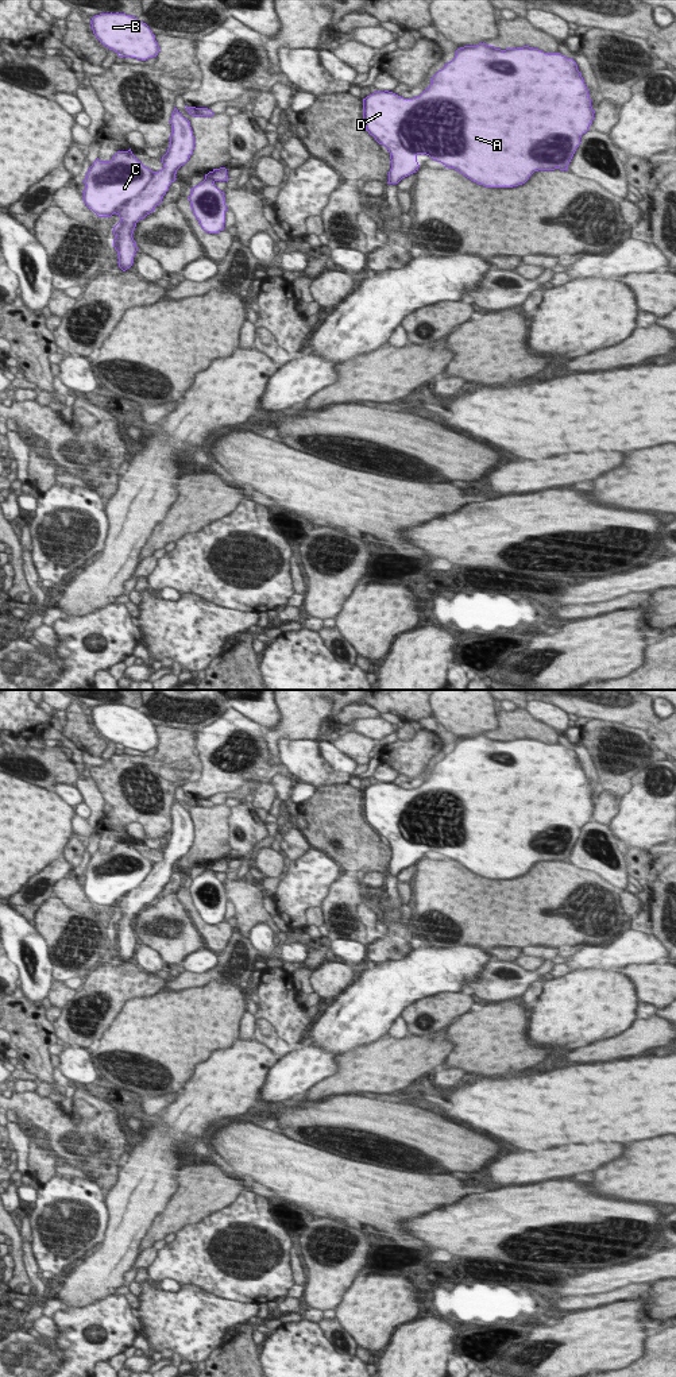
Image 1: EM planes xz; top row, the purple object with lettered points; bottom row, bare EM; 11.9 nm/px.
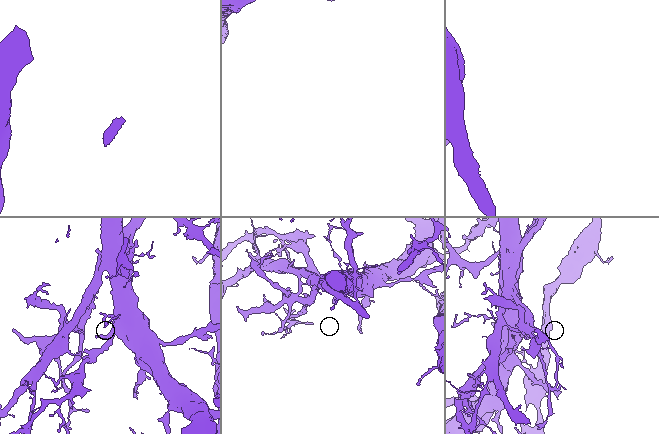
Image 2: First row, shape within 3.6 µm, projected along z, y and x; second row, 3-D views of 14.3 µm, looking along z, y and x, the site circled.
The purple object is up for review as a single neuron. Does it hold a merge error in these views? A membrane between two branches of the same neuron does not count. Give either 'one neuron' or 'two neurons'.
two neurons

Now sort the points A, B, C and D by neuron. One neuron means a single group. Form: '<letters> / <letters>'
A C D / B

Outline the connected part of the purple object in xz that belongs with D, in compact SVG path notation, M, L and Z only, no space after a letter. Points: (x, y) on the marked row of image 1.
M486 43L464 46L430 80L420 96L403 99L393 92L374 92L363 99L366 131L383 144L391 159L387 184L398 184L420 167L418 154L426 154L486 188L513 188L525 184L538 170L568 170L580 138L592 124L595 111L588 89L572 58L544 53L529 46L495 49Z

